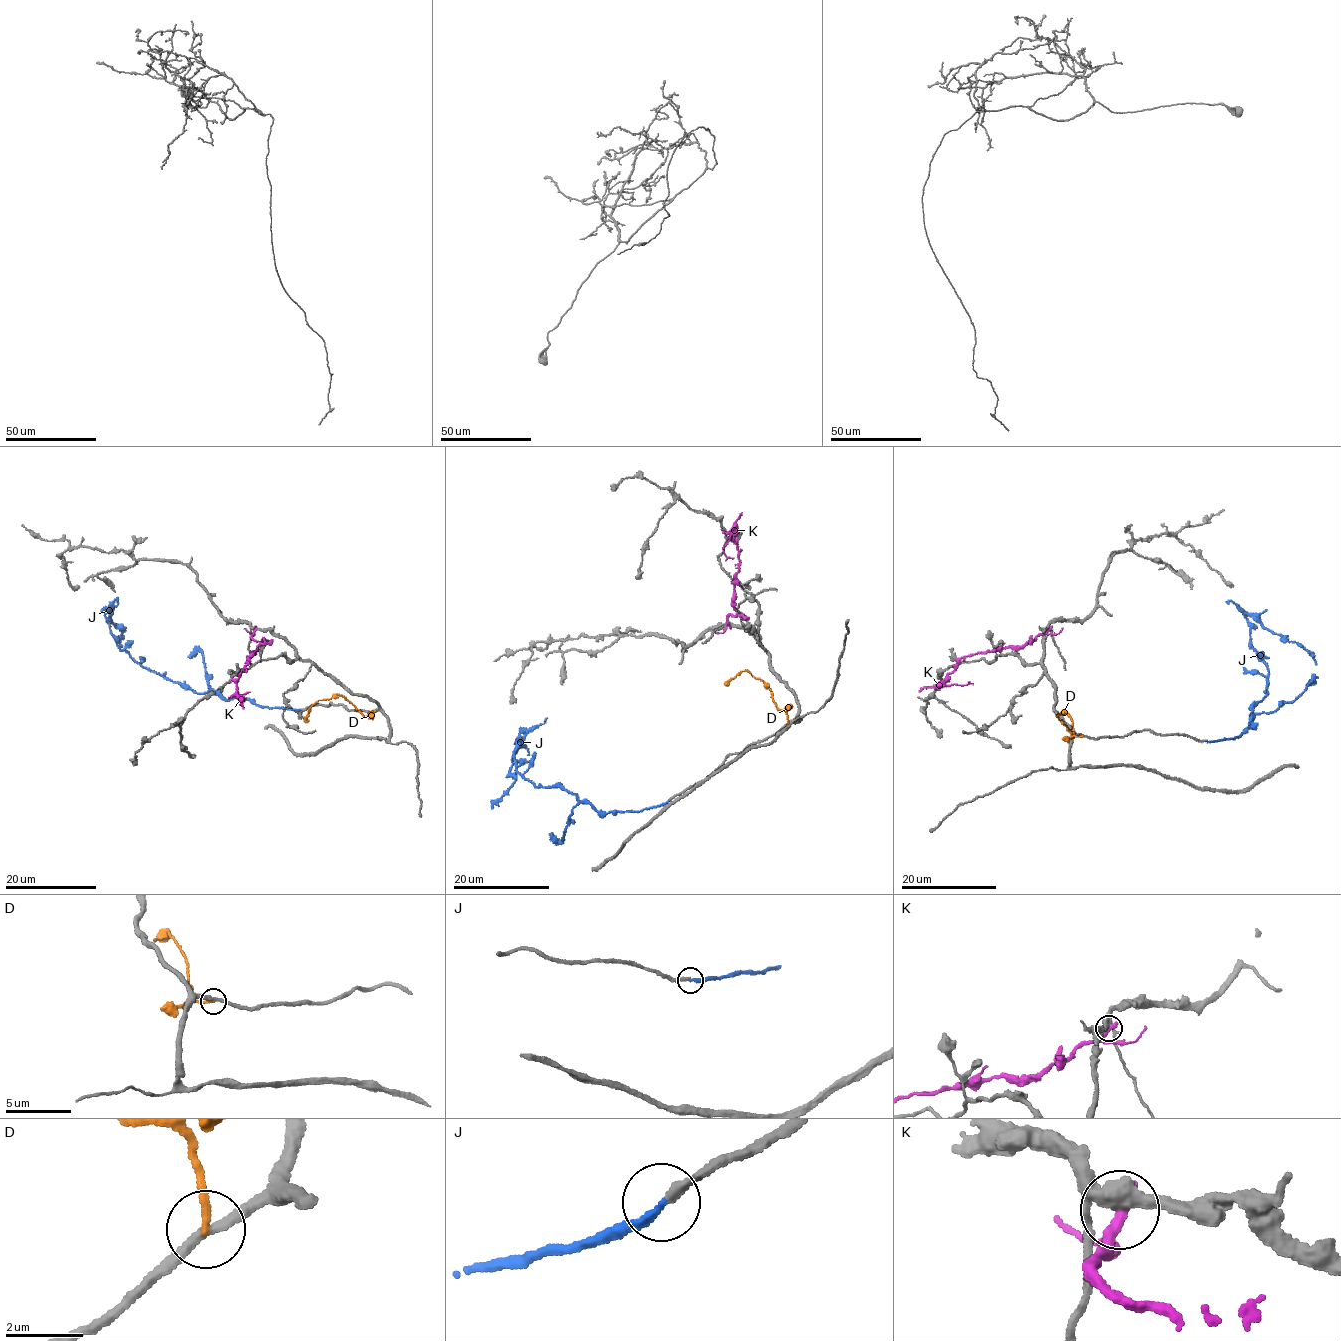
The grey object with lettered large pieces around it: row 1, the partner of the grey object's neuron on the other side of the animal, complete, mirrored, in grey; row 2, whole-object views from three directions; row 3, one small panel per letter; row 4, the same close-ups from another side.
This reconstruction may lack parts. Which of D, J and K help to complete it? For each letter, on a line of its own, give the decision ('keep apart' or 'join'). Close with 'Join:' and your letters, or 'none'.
D: keep apart
J: join
K: keep apart
Join: J

